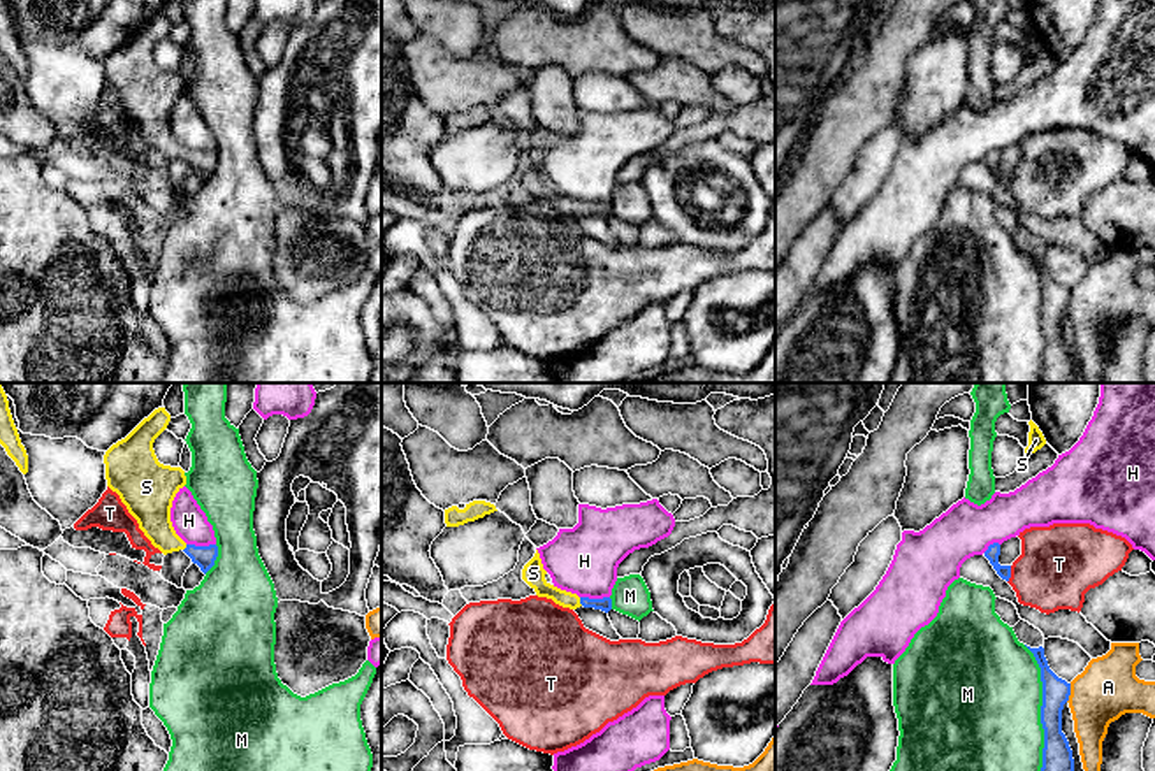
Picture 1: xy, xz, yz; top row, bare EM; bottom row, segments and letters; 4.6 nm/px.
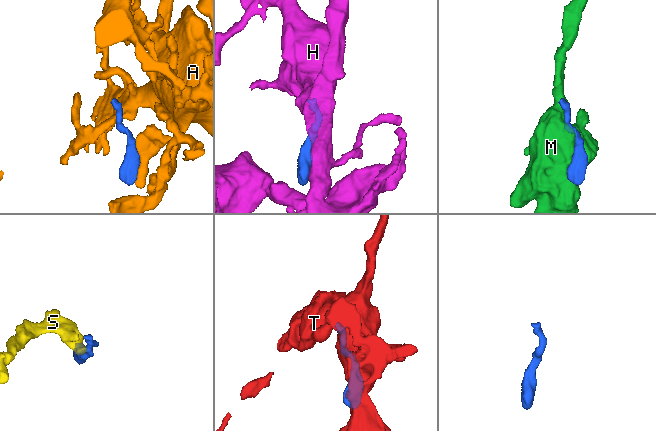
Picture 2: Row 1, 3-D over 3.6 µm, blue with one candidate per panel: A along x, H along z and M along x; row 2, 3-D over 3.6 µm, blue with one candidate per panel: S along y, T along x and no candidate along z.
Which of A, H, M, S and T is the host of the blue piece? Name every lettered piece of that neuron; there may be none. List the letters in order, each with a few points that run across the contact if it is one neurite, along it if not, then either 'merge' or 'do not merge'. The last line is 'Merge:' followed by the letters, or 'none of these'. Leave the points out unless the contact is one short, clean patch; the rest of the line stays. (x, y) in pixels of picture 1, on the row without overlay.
A: do not merge
H: xy (187, 150), (215, 151) | do not merge
M: do not merge
S: xz (605, 211), (581, 208), (559, 204), (533, 181) | merge
T: do not merge
Merge: S

